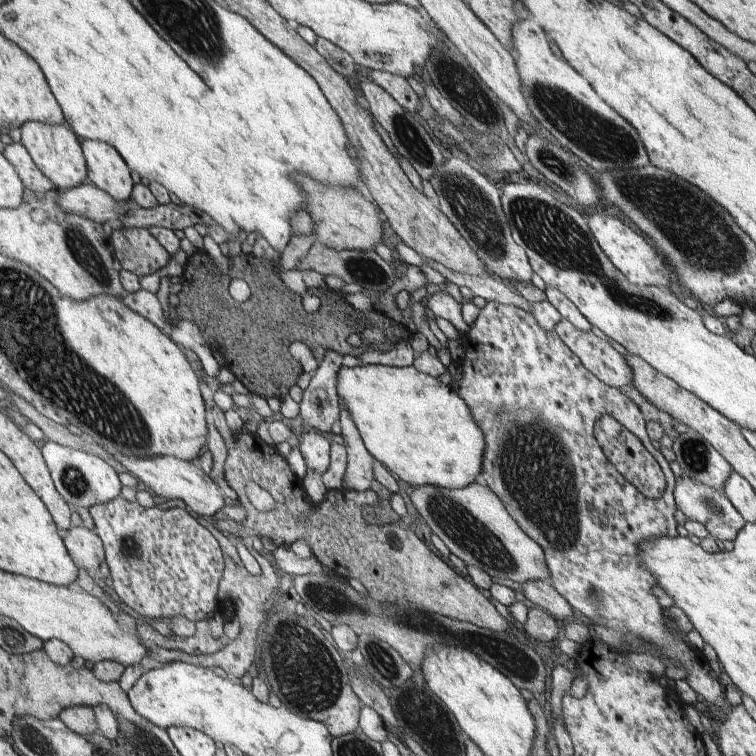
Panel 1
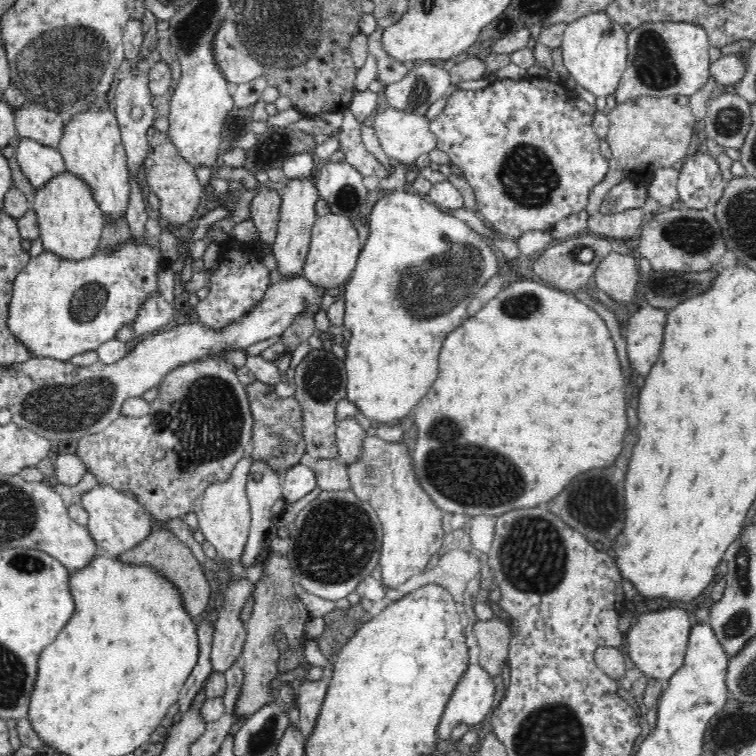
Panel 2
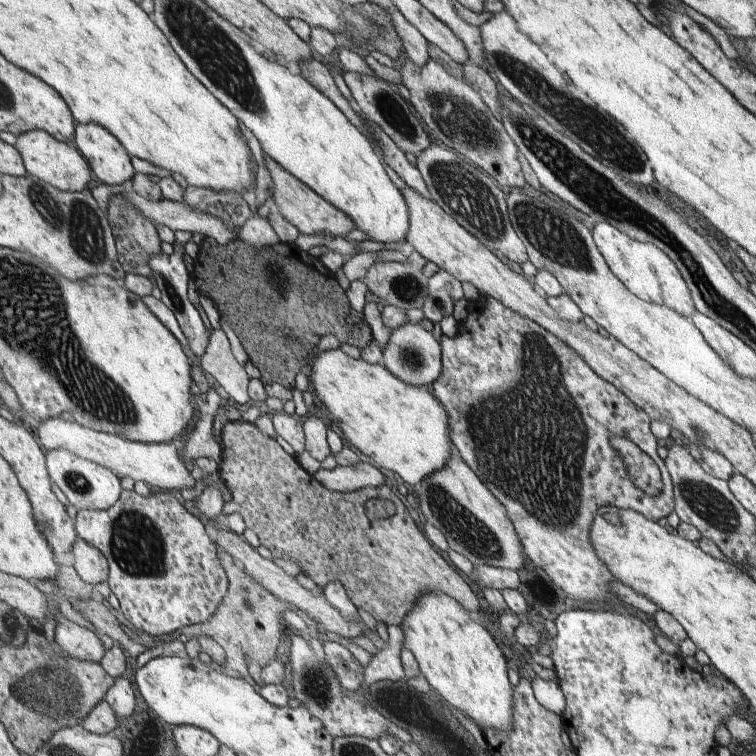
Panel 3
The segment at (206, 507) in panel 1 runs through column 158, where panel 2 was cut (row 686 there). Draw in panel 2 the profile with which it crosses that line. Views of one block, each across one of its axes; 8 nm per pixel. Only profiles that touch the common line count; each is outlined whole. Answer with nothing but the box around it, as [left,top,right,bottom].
[440,663,495,740]

